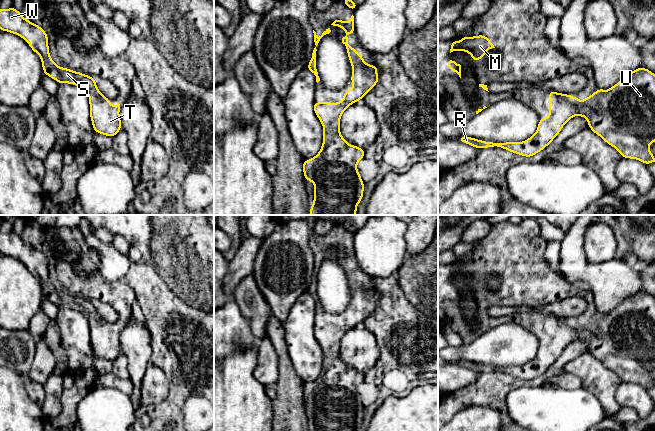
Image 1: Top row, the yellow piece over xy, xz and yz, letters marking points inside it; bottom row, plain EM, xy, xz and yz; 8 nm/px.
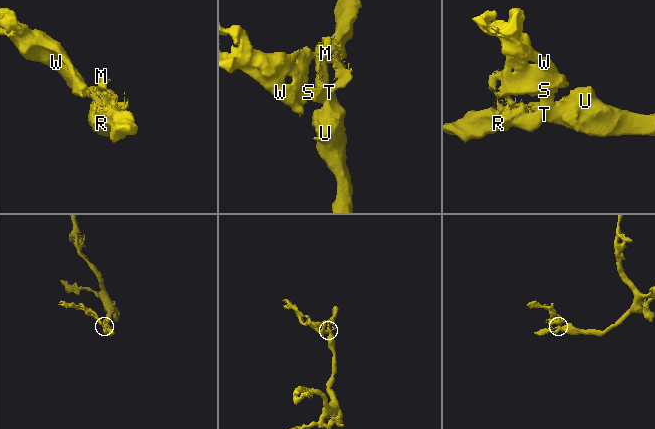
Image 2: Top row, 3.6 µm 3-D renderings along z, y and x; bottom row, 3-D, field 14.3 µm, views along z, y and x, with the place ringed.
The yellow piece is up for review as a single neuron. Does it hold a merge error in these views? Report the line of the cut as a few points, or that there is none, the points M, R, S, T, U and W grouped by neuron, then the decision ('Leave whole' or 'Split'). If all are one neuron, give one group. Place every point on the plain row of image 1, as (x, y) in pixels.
No split. Groups: M R S T U W. Leave whole

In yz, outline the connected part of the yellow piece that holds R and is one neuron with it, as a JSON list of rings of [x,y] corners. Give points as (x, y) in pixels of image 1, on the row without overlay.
[[[644,291],[626,298],[609,314],[598,312],[582,325],[577,321],[550,314],[549,340],[541,342],[535,358],[523,366],[493,367],[468,360],[460,360],[458,364],[477,373],[497,370],[524,381],[532,381],[544,374],[562,351],[576,339],[586,342],[589,352],[614,371],[622,382],[640,384],[646,389],[655,386],[655,381],[649,374],[650,368],[655,366],[655,298]]]

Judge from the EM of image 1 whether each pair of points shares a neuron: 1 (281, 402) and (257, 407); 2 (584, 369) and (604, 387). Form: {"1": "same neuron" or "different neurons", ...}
{"1": "different neurons", "2": "same neuron"}

